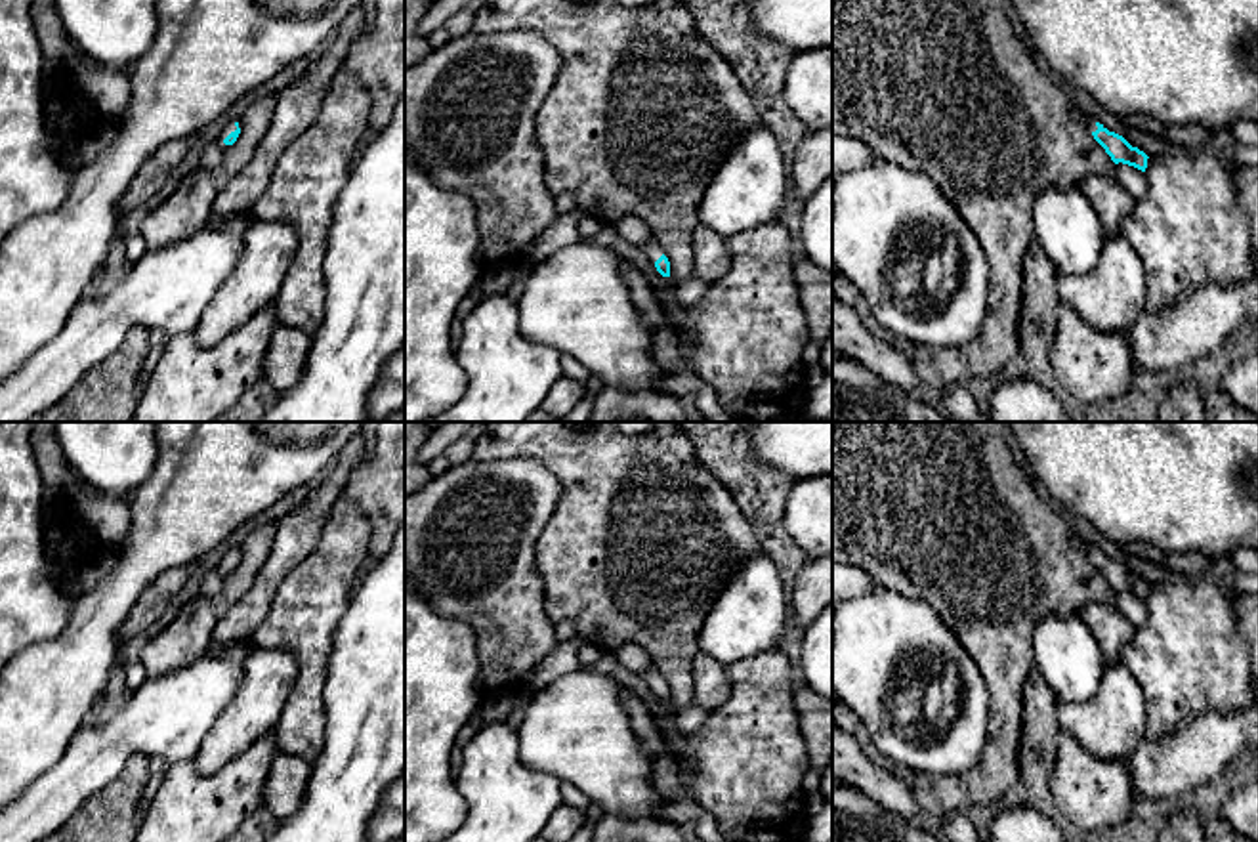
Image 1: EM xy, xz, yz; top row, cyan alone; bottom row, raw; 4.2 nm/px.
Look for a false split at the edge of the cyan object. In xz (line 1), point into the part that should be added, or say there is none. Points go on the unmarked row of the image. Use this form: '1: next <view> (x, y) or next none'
1: next xz (651, 676)

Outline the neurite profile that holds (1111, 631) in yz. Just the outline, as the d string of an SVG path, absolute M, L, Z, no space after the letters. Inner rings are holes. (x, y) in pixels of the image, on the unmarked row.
M1088 603L1080 617L1088 624L1103 663L1121 664L1121 651L1134 638L1130 621L1115 603Z

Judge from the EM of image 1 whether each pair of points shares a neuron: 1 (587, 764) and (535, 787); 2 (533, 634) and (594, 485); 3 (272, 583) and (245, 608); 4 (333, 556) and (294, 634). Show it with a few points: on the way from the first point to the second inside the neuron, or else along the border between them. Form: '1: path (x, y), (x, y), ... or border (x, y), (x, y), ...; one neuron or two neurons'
1: border (518, 753), (527, 766), (562, 779); two neurons
2: border (533, 562), (543, 583), (543, 606), (554, 625); two neurons
3: path (266, 589), (251, 604); one neuron
4: path (329, 575), (304, 615); one neuron

